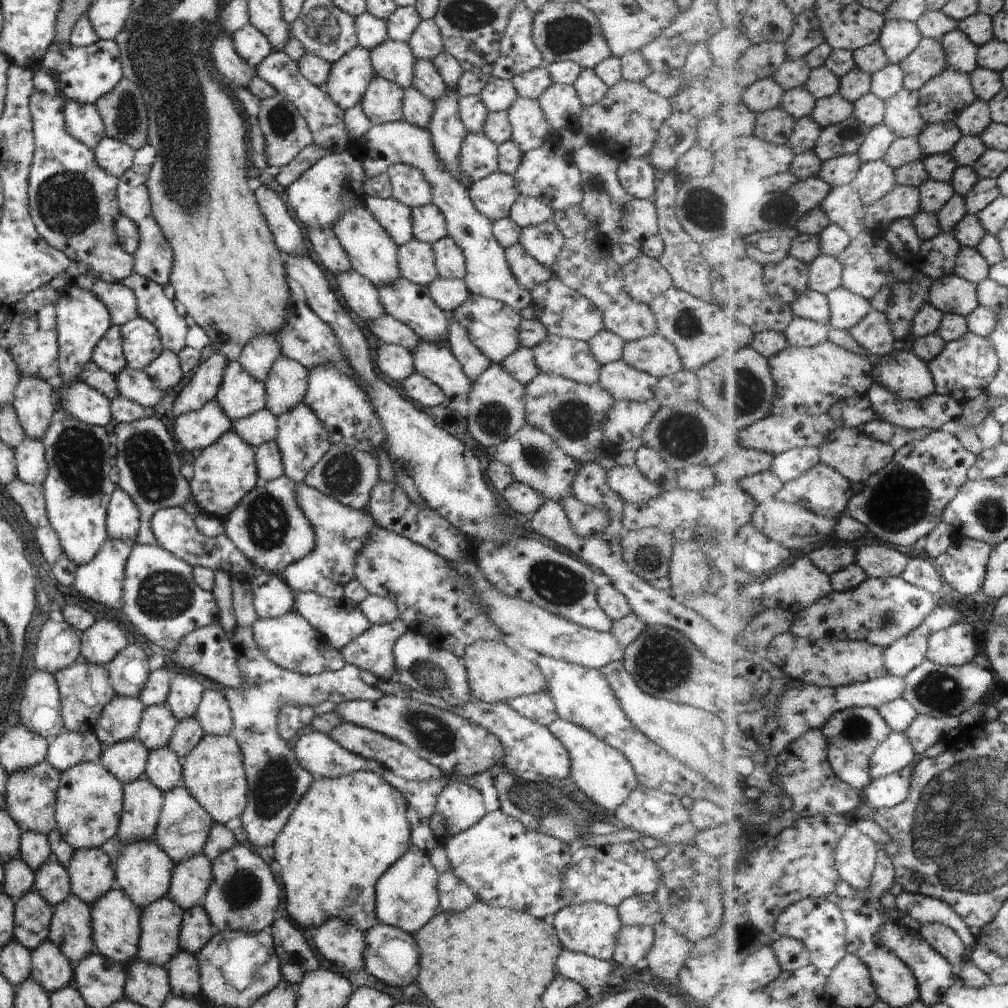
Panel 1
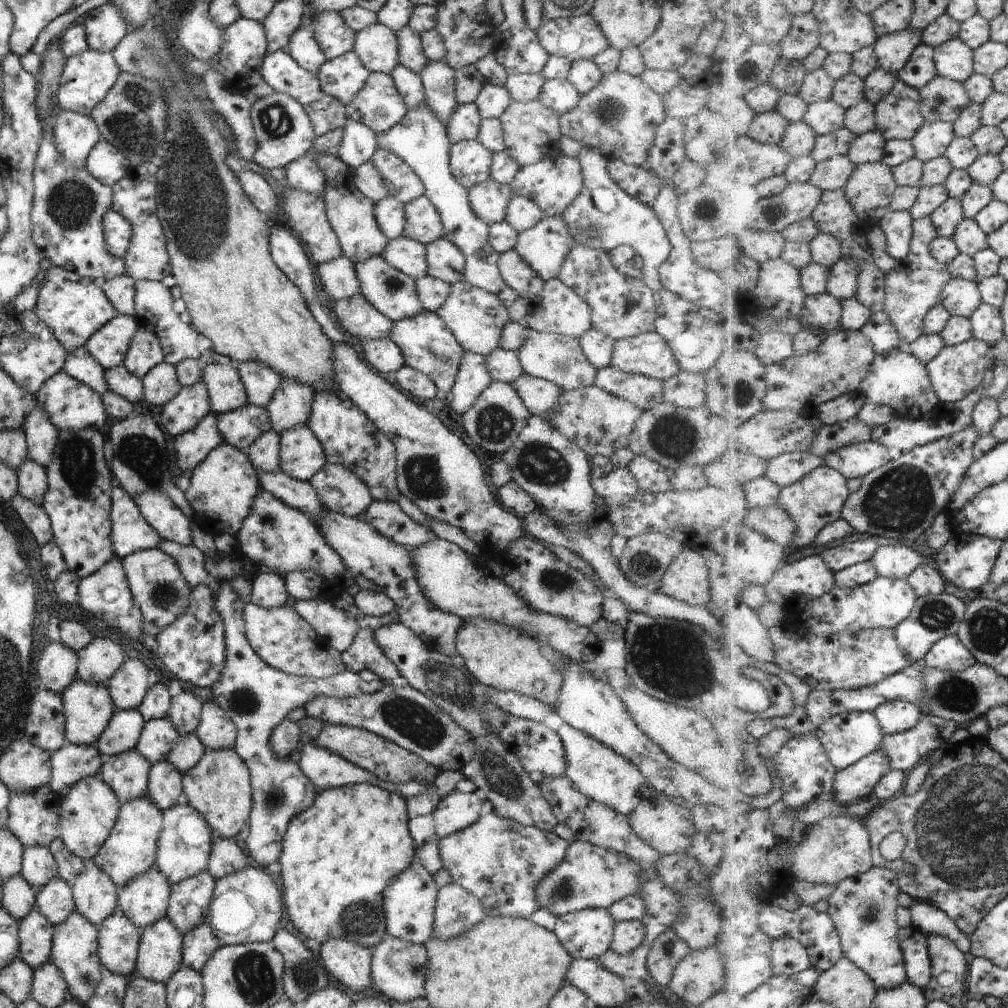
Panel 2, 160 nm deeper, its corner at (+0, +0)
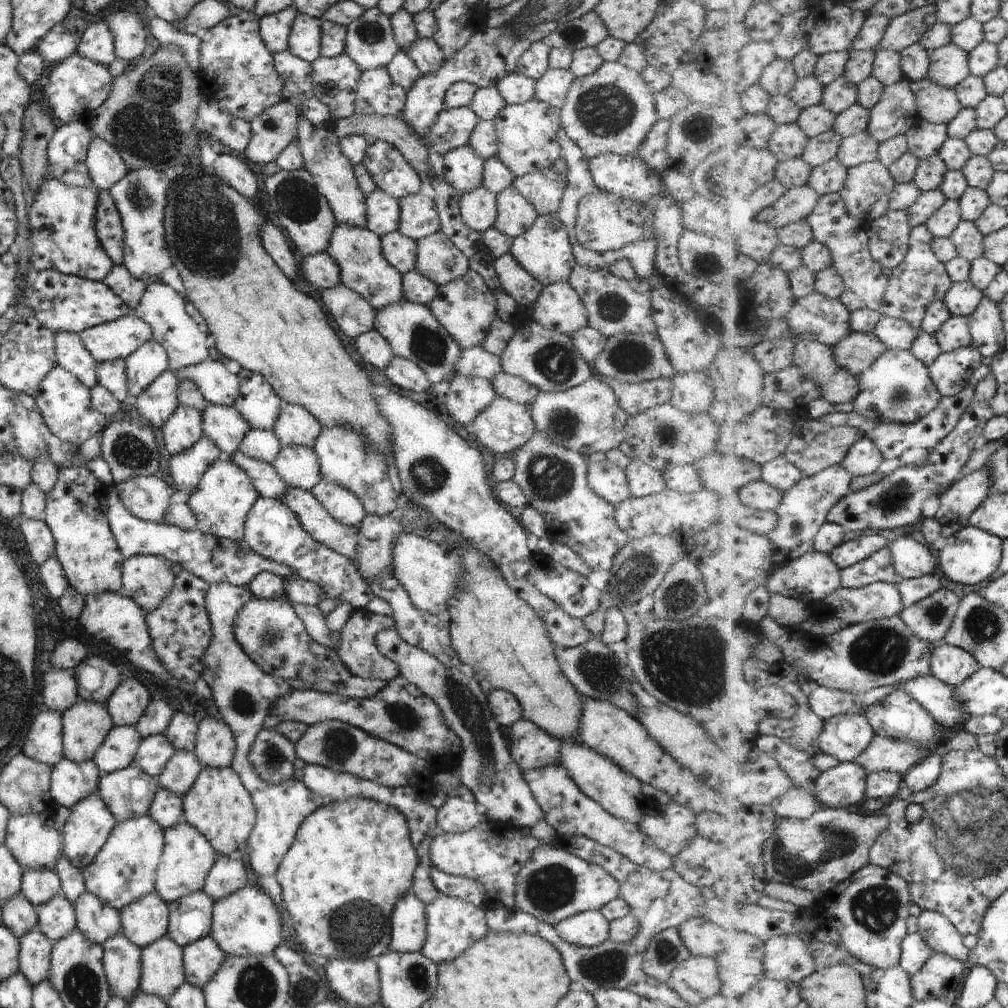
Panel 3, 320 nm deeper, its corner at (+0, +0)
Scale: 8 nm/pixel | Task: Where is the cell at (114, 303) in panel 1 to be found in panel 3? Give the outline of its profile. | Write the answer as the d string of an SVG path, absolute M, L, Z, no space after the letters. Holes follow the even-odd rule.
M122 264L113 265L102 281L119 300L123 301L123 304L127 305L129 310L135 308L146 285L142 280L131 276Z

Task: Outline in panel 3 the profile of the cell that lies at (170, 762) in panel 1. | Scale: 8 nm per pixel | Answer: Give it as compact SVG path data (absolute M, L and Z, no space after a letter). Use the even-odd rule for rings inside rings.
M157 789L154 792L147 816L155 821L155 824L165 831L174 827L181 818L182 804L179 797L173 796L170 792Z

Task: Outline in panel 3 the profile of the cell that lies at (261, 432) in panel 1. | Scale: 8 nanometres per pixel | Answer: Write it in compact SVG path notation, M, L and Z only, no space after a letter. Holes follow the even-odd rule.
M208 405L200 413L202 436L207 436L227 456L239 449L243 436L251 430L235 408Z

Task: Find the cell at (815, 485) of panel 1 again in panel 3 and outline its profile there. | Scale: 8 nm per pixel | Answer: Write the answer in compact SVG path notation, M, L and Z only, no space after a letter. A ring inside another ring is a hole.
M834 465L816 475L802 478L784 494L776 510L778 523L768 534L773 547L772 559L777 568L784 567L797 557L812 552L815 536L827 522L826 516L829 511L849 493L853 477L853 474L842 465Z

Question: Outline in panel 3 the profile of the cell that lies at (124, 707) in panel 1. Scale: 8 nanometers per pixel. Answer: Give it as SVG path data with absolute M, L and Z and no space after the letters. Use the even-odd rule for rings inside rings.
M113 727L91 758L91 762L97 767L98 776L129 766L140 739L133 727Z

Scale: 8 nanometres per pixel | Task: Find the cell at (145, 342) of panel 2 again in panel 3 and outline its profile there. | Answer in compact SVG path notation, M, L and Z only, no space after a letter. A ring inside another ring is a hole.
M149 339L124 358L124 373L129 396L137 400L141 391L168 370L165 351Z

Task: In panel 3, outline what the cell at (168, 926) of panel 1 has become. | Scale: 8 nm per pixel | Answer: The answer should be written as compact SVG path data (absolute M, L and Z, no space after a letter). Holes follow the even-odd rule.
M166 935L140 949L139 966L138 991L144 994L165 1000L184 982L182 948Z

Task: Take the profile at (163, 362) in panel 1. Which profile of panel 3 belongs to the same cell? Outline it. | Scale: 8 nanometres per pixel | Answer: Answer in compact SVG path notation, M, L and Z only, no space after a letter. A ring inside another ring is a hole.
M169 370L148 384L133 405L147 425L161 428L178 405L178 380Z

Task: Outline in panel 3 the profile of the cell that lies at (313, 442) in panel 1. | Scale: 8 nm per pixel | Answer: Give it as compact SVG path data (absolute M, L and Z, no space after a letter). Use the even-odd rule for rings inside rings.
M283 446L272 466L287 487L308 491L320 479L317 456L307 446Z

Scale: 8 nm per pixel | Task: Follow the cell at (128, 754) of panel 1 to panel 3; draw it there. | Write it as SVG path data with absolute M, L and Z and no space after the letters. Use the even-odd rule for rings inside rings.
M129 764L124 769L98 777L95 794L118 823L147 815L157 789L156 776L149 776Z

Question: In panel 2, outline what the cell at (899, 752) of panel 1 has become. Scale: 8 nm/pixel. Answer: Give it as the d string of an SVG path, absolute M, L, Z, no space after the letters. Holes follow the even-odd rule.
M879 749L869 756L862 758L858 763L838 771L833 781L833 788L835 790L833 796L835 796L835 800L842 807L850 807L858 803L863 797L866 799L869 795L873 795L879 780L886 775L887 771L891 770L890 766L888 756L884 753L883 749Z

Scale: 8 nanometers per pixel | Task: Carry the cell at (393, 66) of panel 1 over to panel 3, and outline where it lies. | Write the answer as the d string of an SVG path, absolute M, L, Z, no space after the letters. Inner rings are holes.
M371 8L357 20L345 26L343 53L359 68L359 71L383 68L399 51L395 44L389 17Z

